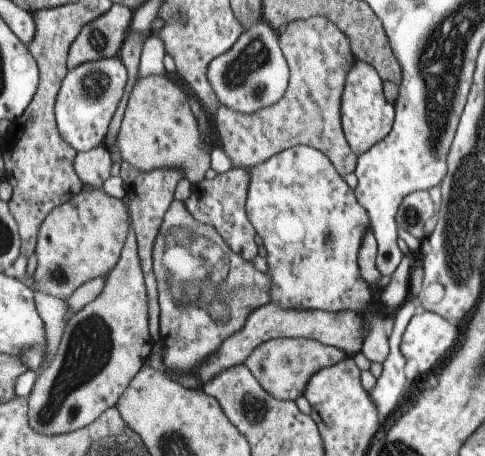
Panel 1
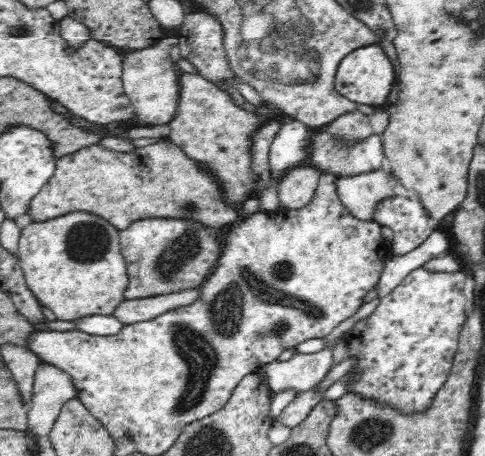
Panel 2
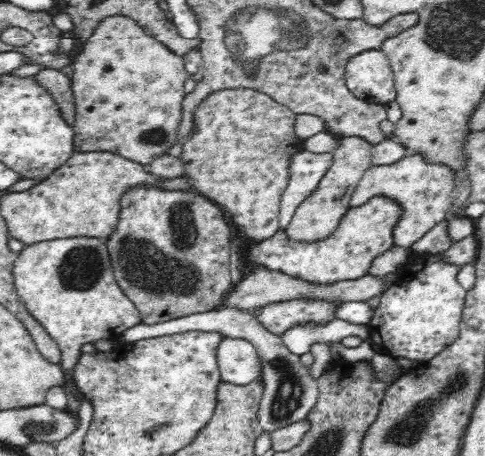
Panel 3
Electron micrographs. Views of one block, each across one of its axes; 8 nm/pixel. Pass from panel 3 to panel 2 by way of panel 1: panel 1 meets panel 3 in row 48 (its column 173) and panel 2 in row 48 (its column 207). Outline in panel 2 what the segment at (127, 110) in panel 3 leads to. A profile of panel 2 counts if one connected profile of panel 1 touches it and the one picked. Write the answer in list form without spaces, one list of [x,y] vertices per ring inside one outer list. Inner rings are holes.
[[[164,38],[154,48],[136,50],[126,54],[122,60],[122,82],[124,92],[130,98],[140,128],[154,128],[154,126],[168,126],[178,116],[180,106],[180,82],[178,82],[178,68],[170,60],[170,46],[178,44],[178,38]]]

